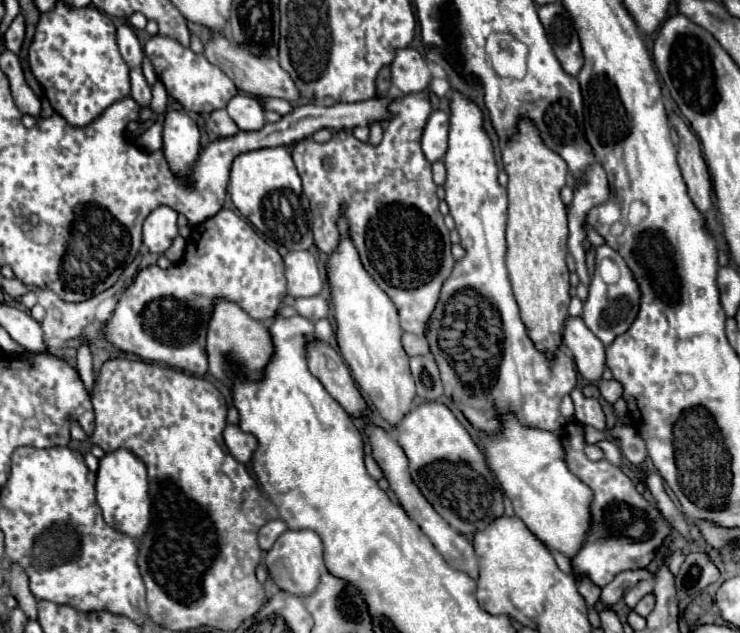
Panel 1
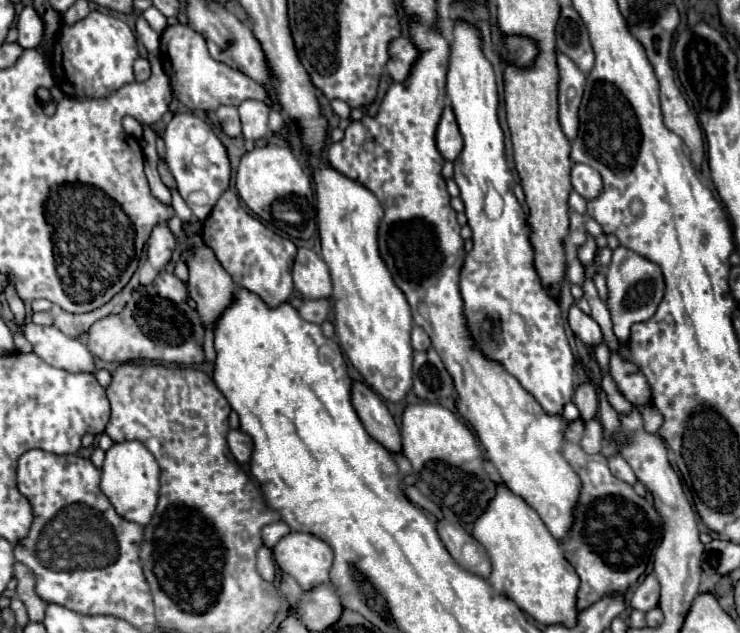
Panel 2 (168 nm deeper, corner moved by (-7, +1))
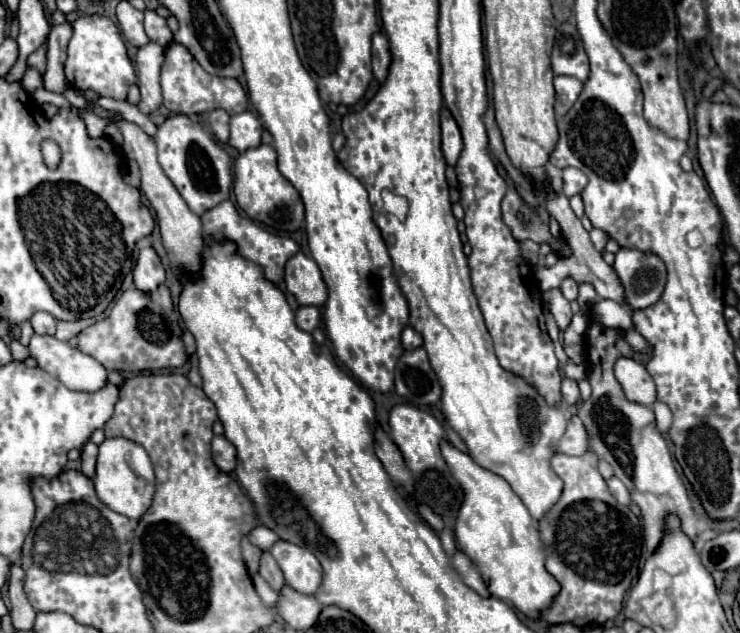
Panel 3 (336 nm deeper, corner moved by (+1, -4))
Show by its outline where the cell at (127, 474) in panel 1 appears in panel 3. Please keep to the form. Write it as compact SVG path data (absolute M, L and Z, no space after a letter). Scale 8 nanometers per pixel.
M106 438L100 444L94 486L96 486L98 498L108 508L138 522L142 514L150 508L152 496L154 496L154 470L146 450L140 444L126 438Z

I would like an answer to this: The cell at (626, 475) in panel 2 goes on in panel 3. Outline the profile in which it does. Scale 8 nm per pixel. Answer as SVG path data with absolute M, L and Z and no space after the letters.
M612 476L612 478L608 478L608 480L606 480L606 484L608 484L608 488L610 488L612 496L614 496L620 504L624 504L624 506L628 506L628 504L630 504L630 494L628 494L628 488L620 482L620 478Z

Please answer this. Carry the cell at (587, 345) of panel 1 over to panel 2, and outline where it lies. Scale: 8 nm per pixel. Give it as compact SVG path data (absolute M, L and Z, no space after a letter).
M572 303L570 311L568 311L568 325L570 329L576 333L576 337L580 337L580 341L584 345L598 345L602 341L602 331L600 331L600 325L586 313L582 313L576 303Z

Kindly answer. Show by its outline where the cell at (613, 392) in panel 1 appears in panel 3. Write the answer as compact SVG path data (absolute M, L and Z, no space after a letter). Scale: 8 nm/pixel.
M622 356L614 364L614 374L630 402L638 402L644 406L652 406L656 402L656 386L644 364L636 362L634 358Z

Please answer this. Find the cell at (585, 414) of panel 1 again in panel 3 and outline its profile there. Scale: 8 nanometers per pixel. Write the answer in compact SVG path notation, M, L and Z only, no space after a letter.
M570 378L562 380L562 398L568 404L578 404L580 402L580 388L574 380L570 380Z

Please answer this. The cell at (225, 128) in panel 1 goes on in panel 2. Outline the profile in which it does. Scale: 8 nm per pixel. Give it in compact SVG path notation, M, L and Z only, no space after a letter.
M222 105L222 107L218 107L216 115L218 115L218 119L220 119L222 131L224 131L228 137L240 137L240 135L242 135L240 117L238 117L238 109L236 109L236 107L232 107L232 105Z

